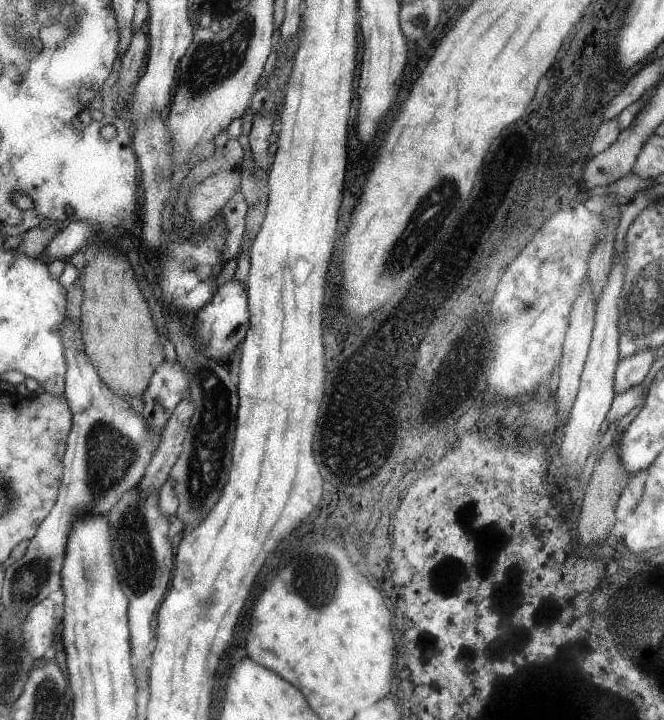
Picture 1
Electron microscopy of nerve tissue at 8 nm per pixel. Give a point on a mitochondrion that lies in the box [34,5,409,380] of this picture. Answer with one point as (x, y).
(213, 64)

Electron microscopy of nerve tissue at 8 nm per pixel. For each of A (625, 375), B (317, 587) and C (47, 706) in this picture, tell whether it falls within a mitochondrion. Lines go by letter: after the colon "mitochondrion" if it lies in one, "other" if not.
A: other
B: mitochondrion
C: mitochondrion

